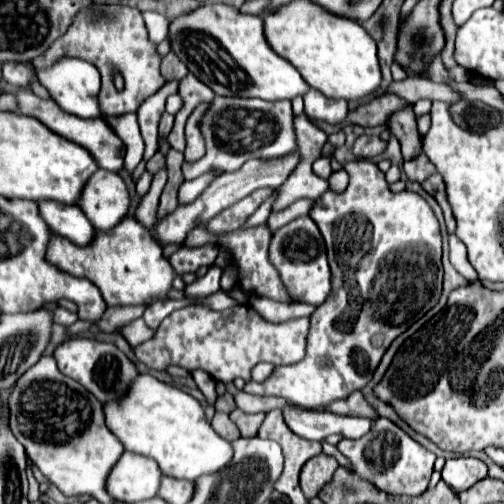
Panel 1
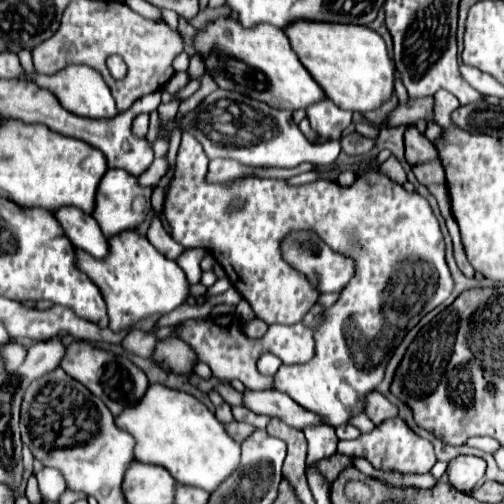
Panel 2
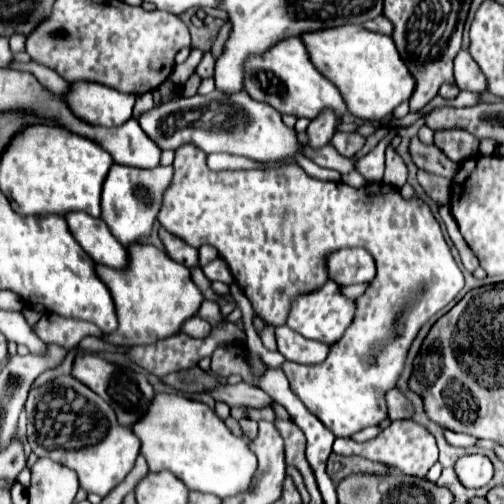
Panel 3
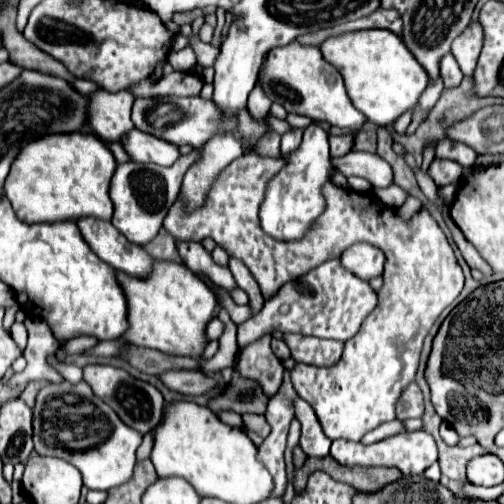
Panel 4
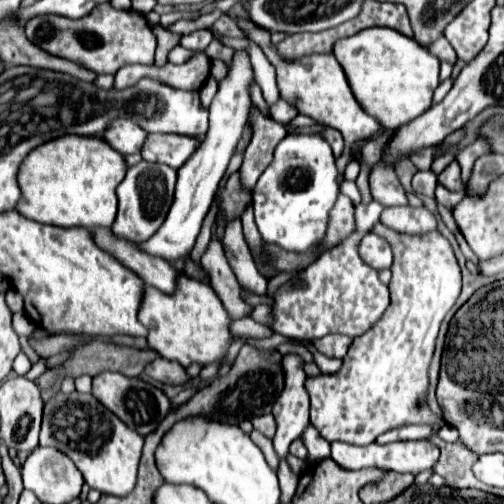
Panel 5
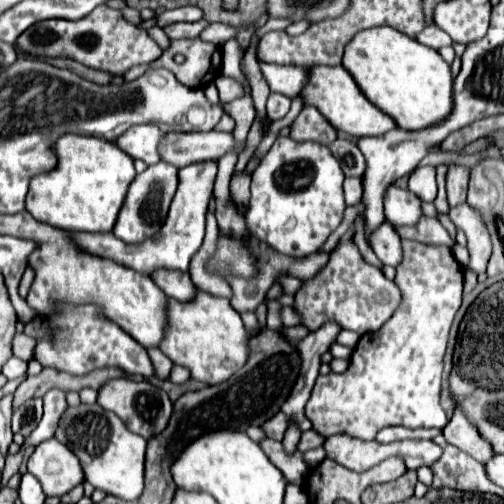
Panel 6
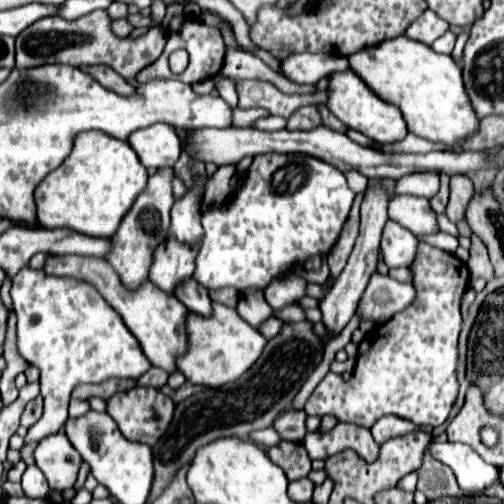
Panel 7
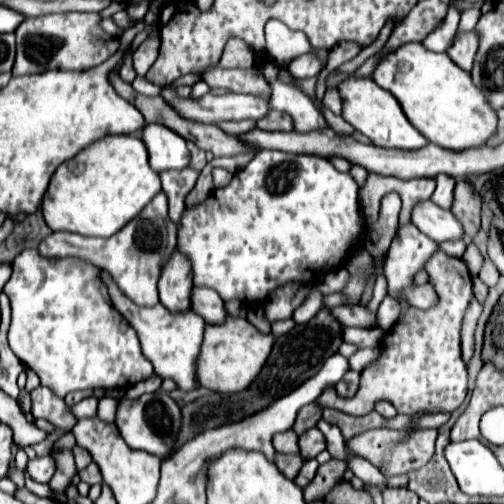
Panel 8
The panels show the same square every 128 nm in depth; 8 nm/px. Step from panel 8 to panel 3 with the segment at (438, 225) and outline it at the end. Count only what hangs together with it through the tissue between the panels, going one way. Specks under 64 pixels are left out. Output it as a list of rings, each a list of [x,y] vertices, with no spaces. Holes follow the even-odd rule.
[[[218,88],[208,96],[192,96],[192,98],[176,98],[172,102],[164,102],[158,108],[152,108],[150,112],[140,116],[140,128],[156,142],[160,150],[176,150],[182,144],[196,144],[206,154],[212,152],[228,152],[236,156],[244,156],[262,164],[282,164],[290,162],[296,154],[304,154],[312,162],[316,162],[322,168],[338,170],[340,174],[346,174],[354,170],[356,158],[344,158],[332,148],[332,144],[326,144],[324,148],[308,148],[298,142],[298,134],[294,128],[288,128],[282,122],[282,114],[278,114],[270,104],[258,102],[250,98],[244,90],[236,94],[220,92]]]

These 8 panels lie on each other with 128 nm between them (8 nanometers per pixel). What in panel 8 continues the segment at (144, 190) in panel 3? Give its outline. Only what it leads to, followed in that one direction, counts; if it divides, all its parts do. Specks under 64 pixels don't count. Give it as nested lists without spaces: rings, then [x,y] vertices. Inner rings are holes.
[[[158,192],[148,208],[132,220],[132,224],[126,224],[116,236],[110,238],[84,238],[80,234],[70,234],[70,232],[52,232],[46,236],[38,252],[44,258],[64,258],[64,256],[76,256],[92,262],[98,268],[104,268],[106,272],[112,274],[116,280],[118,288],[138,306],[154,306],[158,304],[158,278],[160,278],[160,268],[164,260],[168,260],[172,248],[176,246],[176,224],[168,218],[168,200],[164,192]]]

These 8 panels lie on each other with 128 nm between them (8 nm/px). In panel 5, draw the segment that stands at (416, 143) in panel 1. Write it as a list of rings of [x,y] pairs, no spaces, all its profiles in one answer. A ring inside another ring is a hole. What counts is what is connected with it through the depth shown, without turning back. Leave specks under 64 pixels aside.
[[[454,160],[452,164],[448,164],[448,166],[438,174],[438,182],[440,182],[444,188],[448,188],[448,190],[462,190],[462,188],[464,188],[464,184],[462,184],[462,180],[460,180],[460,166],[458,166],[456,160]]]

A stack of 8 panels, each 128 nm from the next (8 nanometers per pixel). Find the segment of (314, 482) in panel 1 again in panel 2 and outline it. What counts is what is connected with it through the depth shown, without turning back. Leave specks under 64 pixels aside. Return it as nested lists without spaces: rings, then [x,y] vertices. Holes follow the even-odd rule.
[[[334,454],[334,456],[330,456],[330,458],[320,460],[320,464],[316,464],[318,472],[320,472],[328,482],[334,482],[334,480],[338,478],[338,474],[340,474],[344,468],[348,468],[348,466],[352,466],[350,456],[344,456],[344,454]]]

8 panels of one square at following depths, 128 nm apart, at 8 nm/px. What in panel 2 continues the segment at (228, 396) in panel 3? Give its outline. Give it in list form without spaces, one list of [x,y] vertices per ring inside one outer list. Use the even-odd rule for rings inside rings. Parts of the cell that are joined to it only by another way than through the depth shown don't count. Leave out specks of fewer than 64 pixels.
[[[262,390],[262,392],[244,392],[244,404],[256,414],[266,414],[266,416],[276,416],[284,424],[304,430],[312,424],[324,424],[320,416],[308,412],[300,404],[296,404],[290,396],[278,390]]]

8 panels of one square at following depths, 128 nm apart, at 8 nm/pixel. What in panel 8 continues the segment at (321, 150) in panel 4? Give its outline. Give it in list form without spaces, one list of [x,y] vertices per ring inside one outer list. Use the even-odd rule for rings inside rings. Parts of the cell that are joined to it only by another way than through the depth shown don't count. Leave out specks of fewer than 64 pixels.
[[[262,150],[254,156],[254,160],[240,170],[232,182],[226,188],[214,190],[210,198],[206,198],[202,204],[196,204],[192,208],[186,208],[182,214],[182,220],[178,224],[178,248],[182,254],[186,254],[192,260],[192,272],[194,272],[194,286],[206,286],[220,294],[222,300],[238,298],[242,302],[262,302],[276,286],[282,286],[286,282],[294,282],[296,278],[302,282],[314,282],[324,276],[326,270],[332,270],[334,266],[346,262],[348,248],[356,240],[356,236],[362,232],[362,216],[358,212],[358,184],[350,174],[338,172],[330,160],[322,156],[310,156],[310,154],[284,154],[278,150]]]

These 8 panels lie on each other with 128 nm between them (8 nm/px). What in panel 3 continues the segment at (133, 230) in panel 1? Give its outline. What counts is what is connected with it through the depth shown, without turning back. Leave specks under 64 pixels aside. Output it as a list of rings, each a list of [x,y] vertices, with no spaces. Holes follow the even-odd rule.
[[[130,244],[128,256],[132,256],[128,268],[114,270],[100,264],[96,266],[100,280],[112,288],[112,300],[116,300],[116,316],[120,320],[116,332],[104,336],[104,340],[120,346],[136,346],[152,344],[180,332],[184,320],[194,316],[204,300],[202,292],[190,278],[190,270],[168,258],[164,250],[150,244]]]

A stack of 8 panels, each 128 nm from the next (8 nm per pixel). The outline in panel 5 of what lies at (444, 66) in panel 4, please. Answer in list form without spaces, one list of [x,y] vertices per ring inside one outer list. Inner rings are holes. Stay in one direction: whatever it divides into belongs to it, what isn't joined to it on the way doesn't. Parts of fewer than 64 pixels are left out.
[[[440,38],[440,40],[436,40],[434,44],[430,44],[428,46],[428,52],[432,52],[440,62],[450,62],[452,66],[456,64],[456,52],[452,50],[452,46],[448,44],[448,40],[446,38]]]

